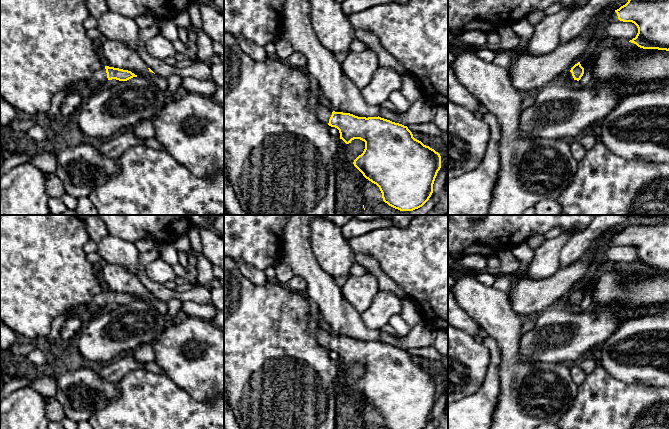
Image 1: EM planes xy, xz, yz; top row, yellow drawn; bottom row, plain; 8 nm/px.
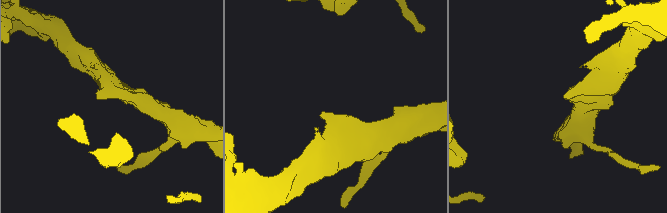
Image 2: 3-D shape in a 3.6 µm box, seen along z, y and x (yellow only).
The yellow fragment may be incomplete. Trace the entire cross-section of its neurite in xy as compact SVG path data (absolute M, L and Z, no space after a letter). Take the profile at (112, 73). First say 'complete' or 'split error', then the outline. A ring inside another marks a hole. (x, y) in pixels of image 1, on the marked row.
split error; M105 66L95 71L90 78L85 80L85 86L79 90L78 94L83 100L86 100L95 92L99 85L106 83L108 80L127 81L133 77L137 77L137 75L131 71Z

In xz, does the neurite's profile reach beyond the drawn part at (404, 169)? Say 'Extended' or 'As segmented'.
Extended

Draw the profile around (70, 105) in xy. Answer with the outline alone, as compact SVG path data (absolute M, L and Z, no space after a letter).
M78 93L68 94L61 104L60 114L73 118L83 101L83 98Z

